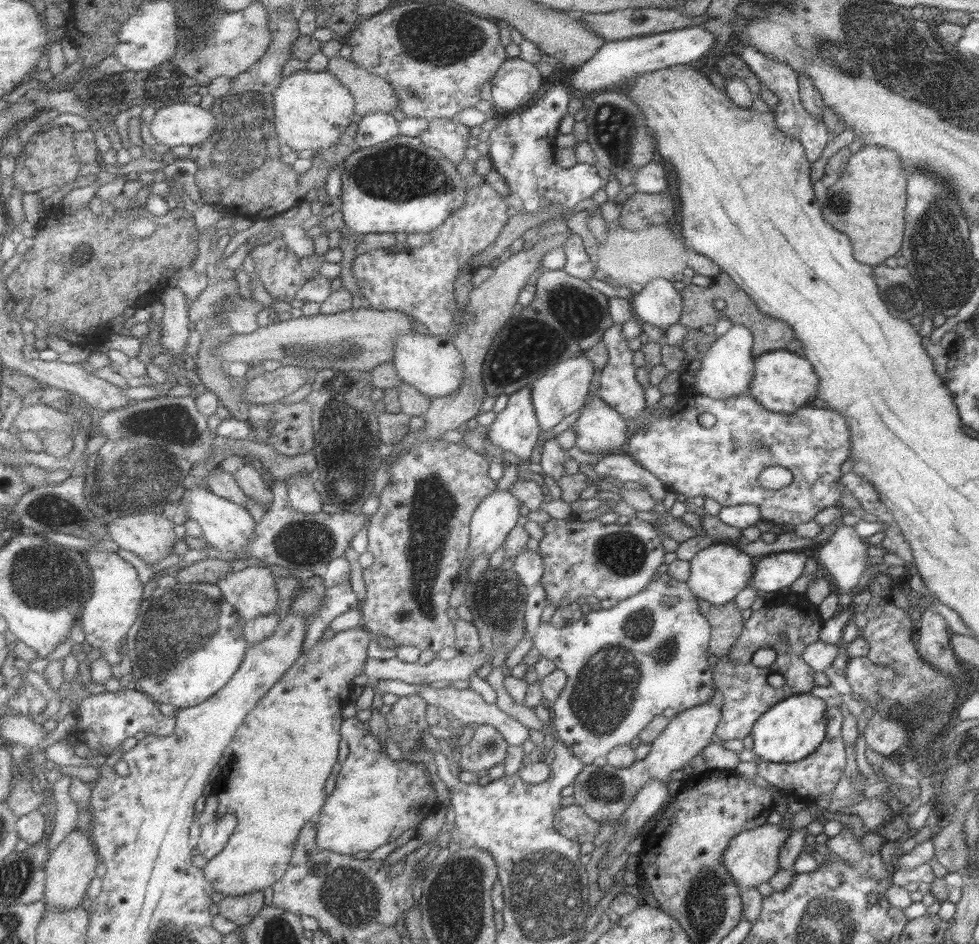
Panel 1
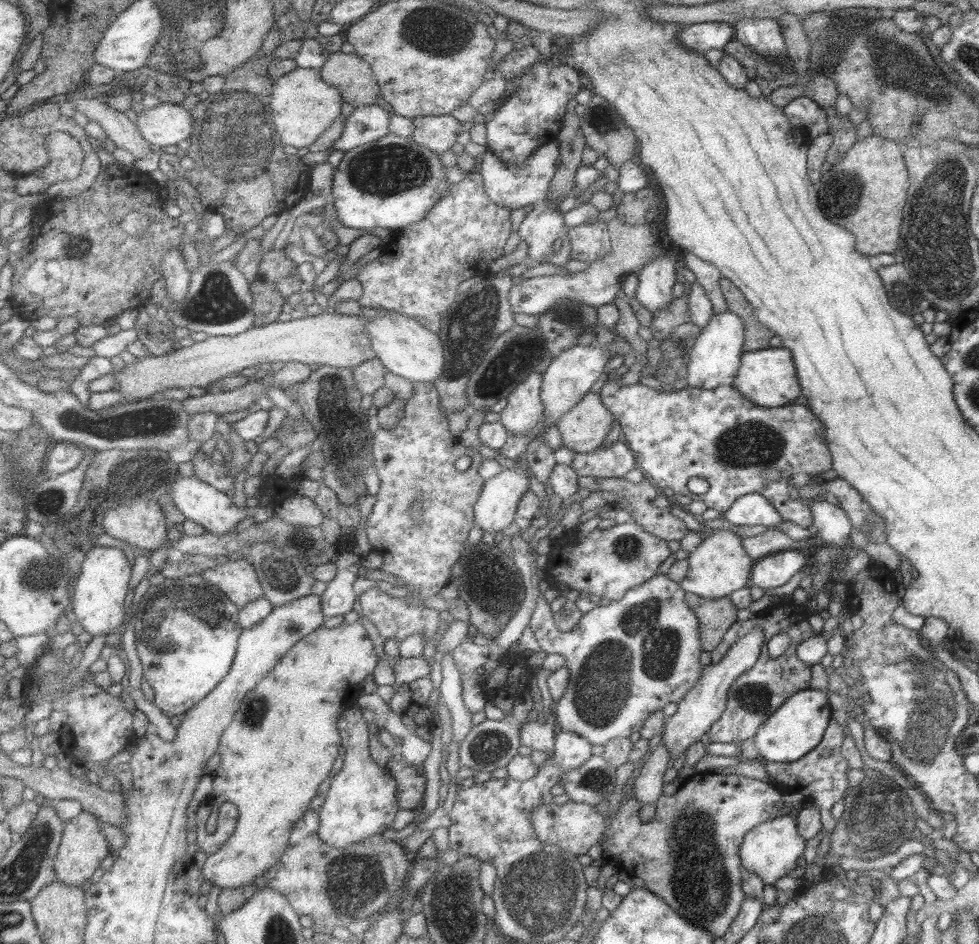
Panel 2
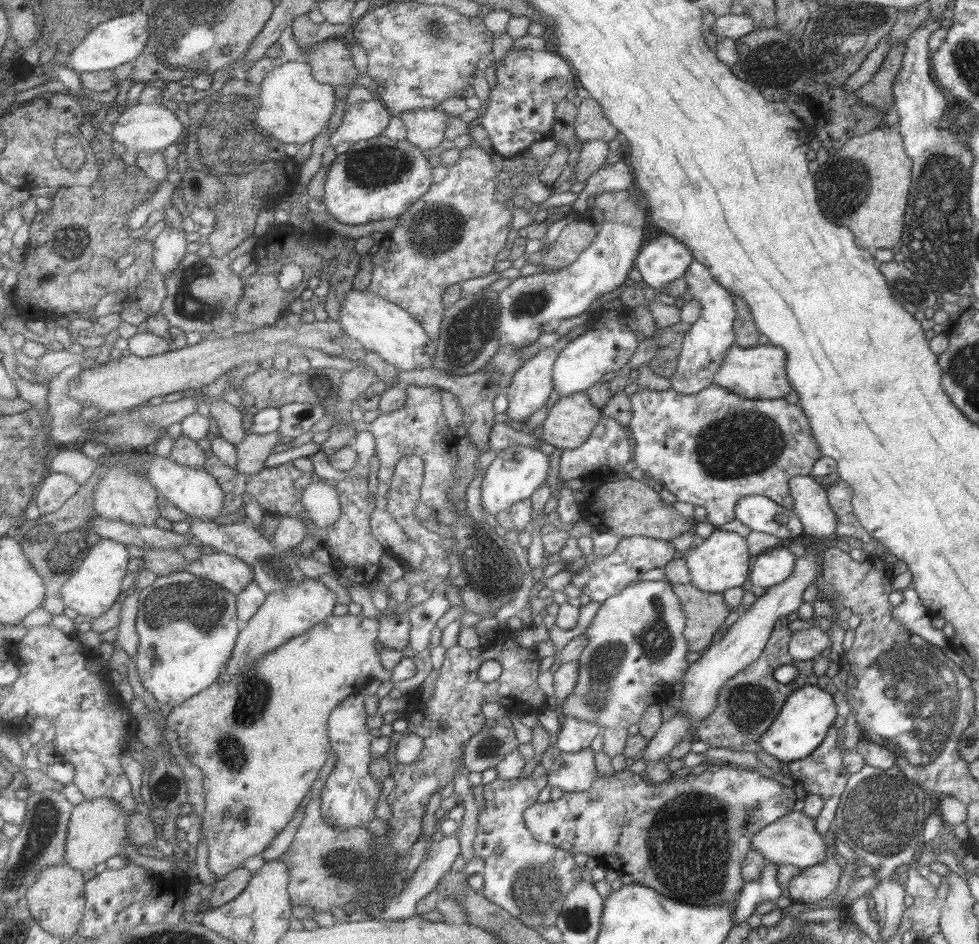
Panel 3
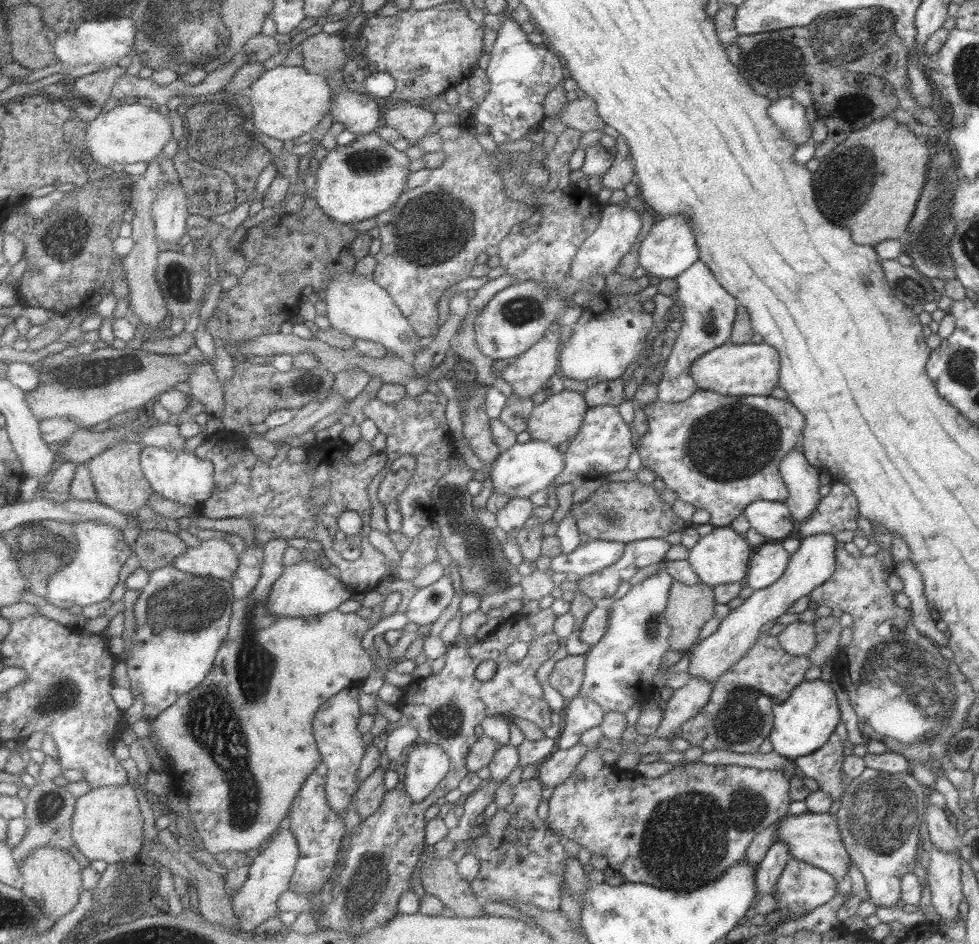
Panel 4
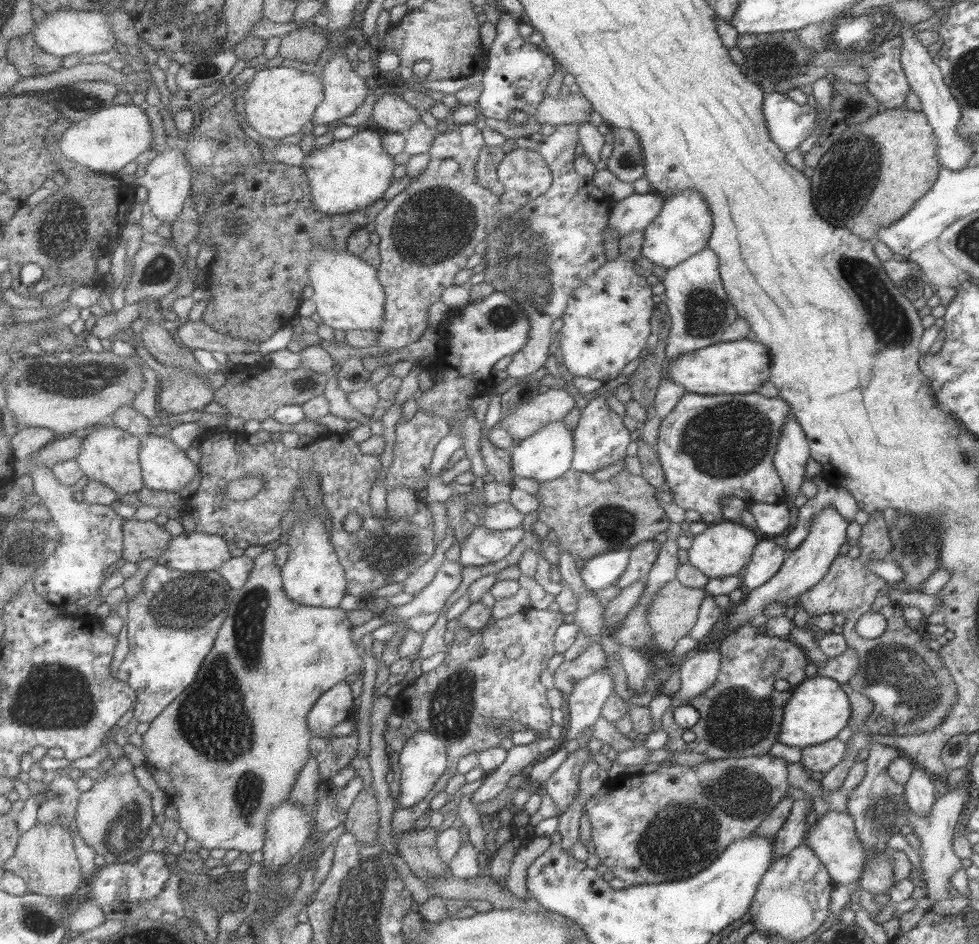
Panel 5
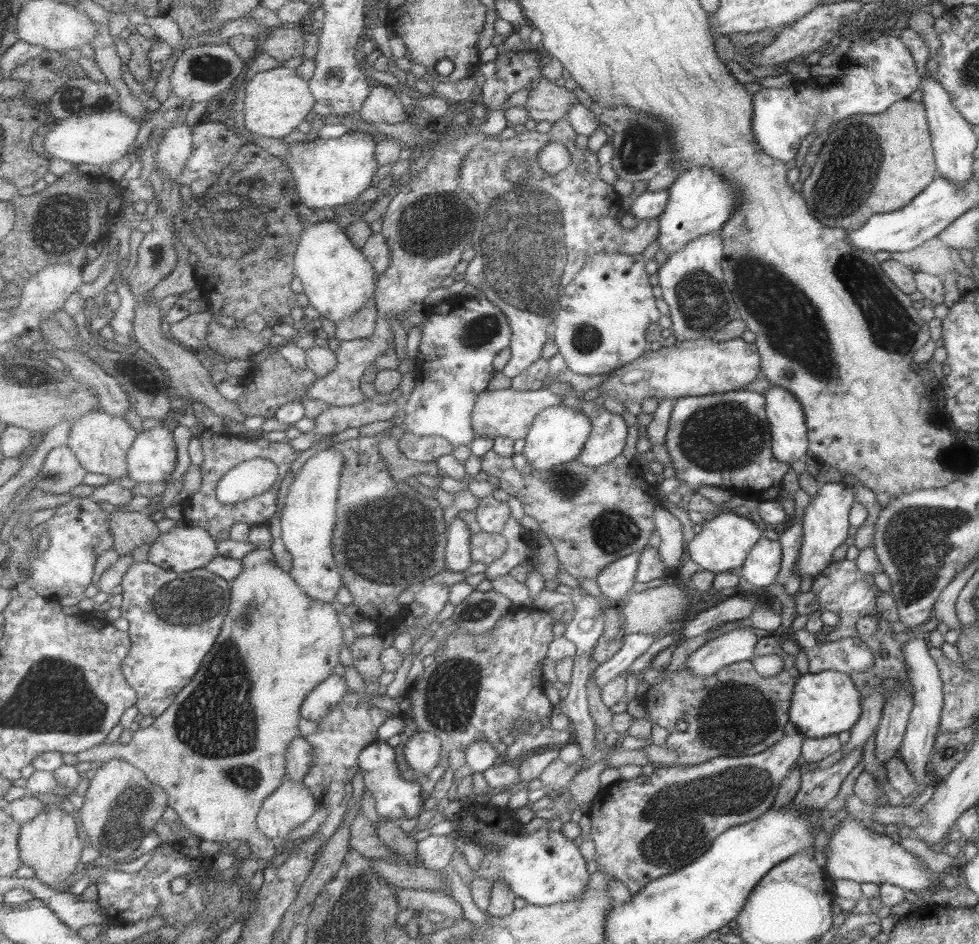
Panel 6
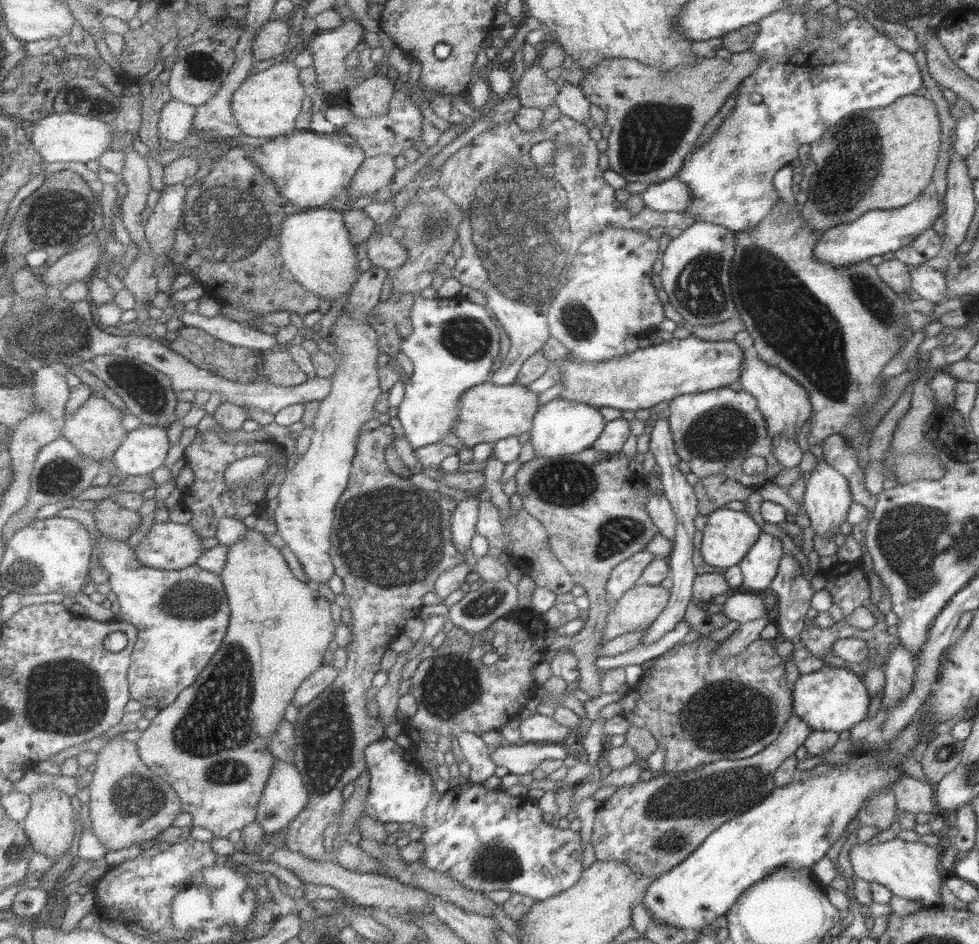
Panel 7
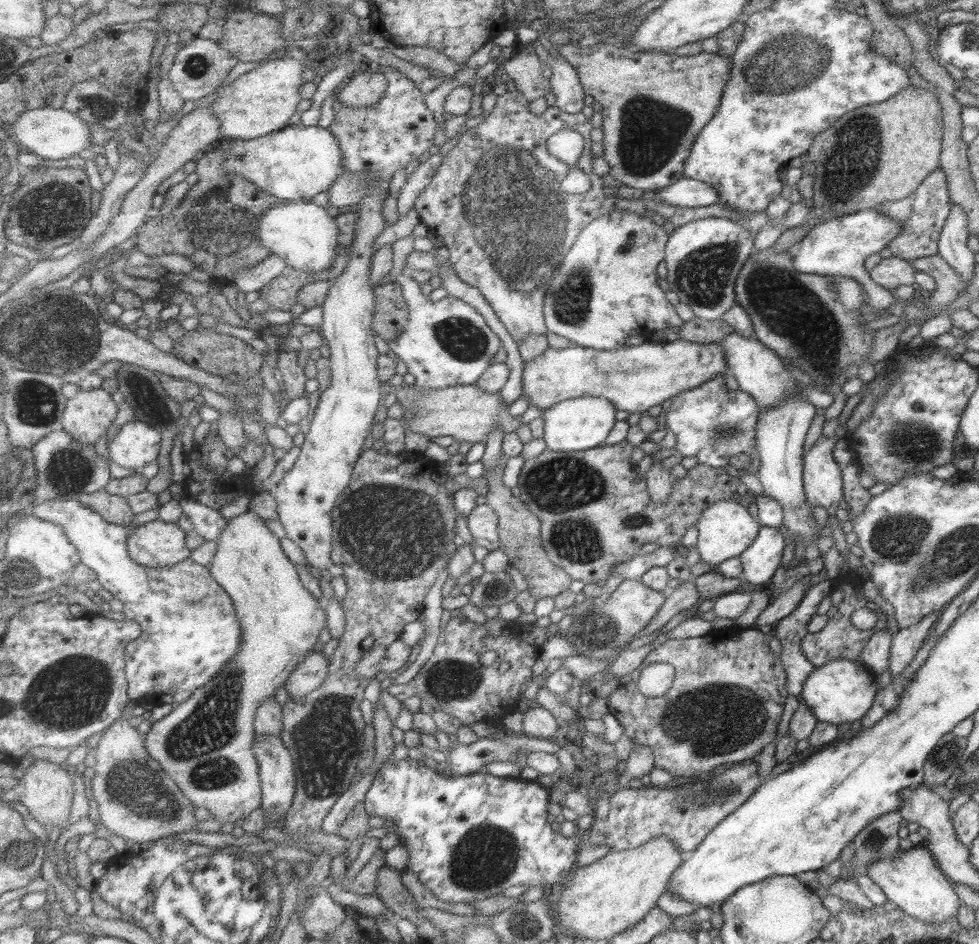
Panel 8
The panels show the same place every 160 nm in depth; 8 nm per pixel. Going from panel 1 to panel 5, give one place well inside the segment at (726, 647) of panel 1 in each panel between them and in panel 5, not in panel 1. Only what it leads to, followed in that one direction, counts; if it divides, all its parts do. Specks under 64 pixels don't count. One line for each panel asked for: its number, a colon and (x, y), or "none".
2: (715, 616)
3: (704, 611)
4: (688, 607)
5: (672, 612)

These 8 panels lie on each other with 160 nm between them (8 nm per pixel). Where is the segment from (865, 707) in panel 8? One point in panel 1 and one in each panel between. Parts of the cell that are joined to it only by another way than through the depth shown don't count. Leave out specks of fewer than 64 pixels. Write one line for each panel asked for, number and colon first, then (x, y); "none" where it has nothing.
1: (790, 730)
2: (797, 726)
3: (802, 723)
4: (804, 721)
5: (818, 709)
6: (823, 703)
7: (831, 699)

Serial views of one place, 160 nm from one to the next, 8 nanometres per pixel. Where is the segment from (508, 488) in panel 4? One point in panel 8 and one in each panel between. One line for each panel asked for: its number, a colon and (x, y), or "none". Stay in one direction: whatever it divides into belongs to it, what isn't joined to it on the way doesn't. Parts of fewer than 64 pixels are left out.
5: (547, 454)
6: (556, 436)
7: (560, 427)
8: (576, 424)

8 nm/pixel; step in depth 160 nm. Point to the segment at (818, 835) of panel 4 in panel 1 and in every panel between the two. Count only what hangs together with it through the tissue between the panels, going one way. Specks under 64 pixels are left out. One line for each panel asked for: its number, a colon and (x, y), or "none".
1: (750, 858)
2: (772, 849)
3: (792, 839)

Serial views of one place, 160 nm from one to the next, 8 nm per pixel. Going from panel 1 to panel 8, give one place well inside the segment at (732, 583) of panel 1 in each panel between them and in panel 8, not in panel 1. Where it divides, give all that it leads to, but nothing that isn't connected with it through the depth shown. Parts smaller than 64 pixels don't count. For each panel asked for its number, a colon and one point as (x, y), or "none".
2: (718, 566)
3: (721, 561)
4: (722, 556)
5: (723, 548)
6: (722, 544)
7: (727, 535)
8: (725, 529)

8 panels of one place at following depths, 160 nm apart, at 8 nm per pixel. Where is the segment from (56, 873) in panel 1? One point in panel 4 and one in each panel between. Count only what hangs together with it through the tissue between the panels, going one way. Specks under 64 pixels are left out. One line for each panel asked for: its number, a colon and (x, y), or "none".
2: (84, 847)
3: (98, 829)
4: (108, 825)

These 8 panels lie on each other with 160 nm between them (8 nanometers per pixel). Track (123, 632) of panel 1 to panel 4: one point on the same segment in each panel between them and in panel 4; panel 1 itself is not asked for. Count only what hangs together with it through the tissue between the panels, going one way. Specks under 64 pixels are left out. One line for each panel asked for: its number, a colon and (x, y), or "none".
2: (99, 600)
3: (96, 586)
4: (92, 576)

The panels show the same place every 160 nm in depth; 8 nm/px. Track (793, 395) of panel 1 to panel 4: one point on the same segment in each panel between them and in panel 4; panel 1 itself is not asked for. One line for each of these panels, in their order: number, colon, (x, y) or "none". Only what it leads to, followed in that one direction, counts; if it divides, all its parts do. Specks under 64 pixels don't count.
2: (767, 377)
3: (756, 373)
4: (750, 369)

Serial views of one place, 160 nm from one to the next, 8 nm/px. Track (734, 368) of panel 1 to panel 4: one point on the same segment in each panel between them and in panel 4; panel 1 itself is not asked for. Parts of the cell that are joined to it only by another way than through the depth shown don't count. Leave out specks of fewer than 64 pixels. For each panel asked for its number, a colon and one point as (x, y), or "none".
2: (714, 358)
3: (704, 346)
4: (708, 311)

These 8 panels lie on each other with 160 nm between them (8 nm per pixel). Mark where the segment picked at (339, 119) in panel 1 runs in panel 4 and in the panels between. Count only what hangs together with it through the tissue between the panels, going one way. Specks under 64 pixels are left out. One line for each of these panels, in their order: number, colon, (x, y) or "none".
2: (305, 106)
3: (296, 107)
4: (289, 101)

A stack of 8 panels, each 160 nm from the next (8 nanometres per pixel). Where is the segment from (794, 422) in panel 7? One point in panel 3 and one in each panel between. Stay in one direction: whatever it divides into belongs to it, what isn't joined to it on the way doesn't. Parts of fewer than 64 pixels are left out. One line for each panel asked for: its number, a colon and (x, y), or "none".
3: (818, 519)
4: (802, 480)
5: (791, 453)
6: (789, 443)

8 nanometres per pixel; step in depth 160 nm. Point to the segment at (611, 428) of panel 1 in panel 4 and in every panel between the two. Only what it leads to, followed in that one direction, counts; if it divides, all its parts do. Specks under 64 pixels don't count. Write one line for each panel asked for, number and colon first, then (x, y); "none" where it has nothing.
2: (583, 428)
3: (568, 423)
4: (559, 417)

